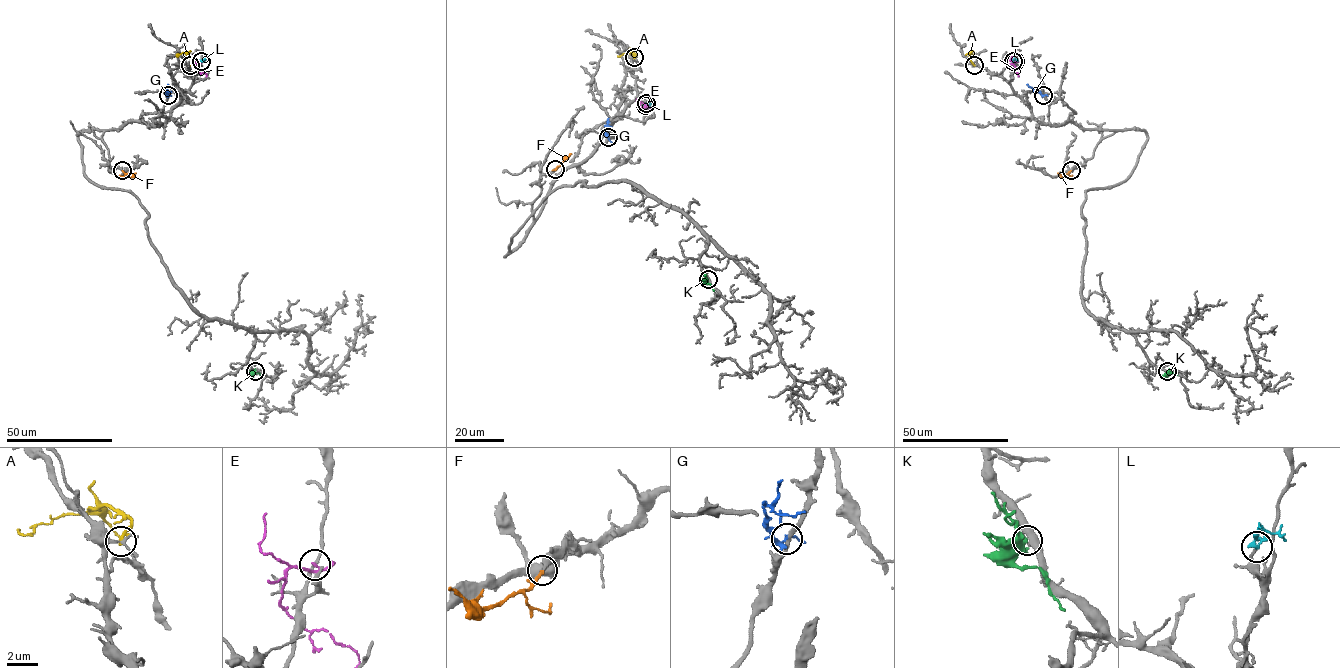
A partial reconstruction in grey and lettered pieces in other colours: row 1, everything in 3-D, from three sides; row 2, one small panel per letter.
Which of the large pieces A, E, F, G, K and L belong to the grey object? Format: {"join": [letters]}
{"join": ["F"]}

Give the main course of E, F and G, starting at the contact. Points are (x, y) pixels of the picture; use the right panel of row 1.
E: (1015, 61), (1013, 65), (1019, 76)
F: (1070, 170), (1063, 175), (1058, 173)
G: (1043, 95), (1026, 84)

